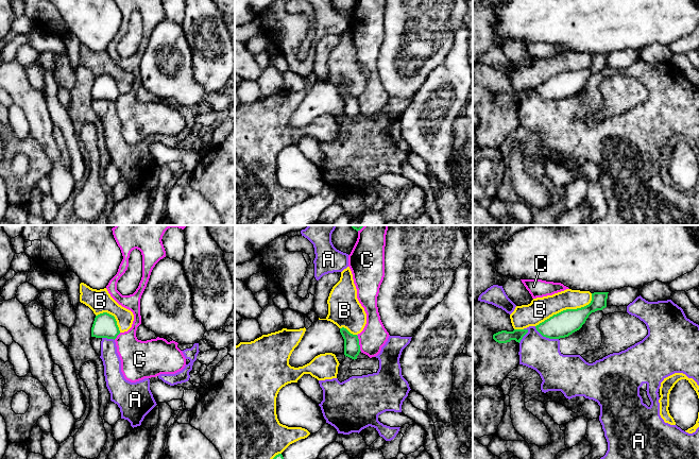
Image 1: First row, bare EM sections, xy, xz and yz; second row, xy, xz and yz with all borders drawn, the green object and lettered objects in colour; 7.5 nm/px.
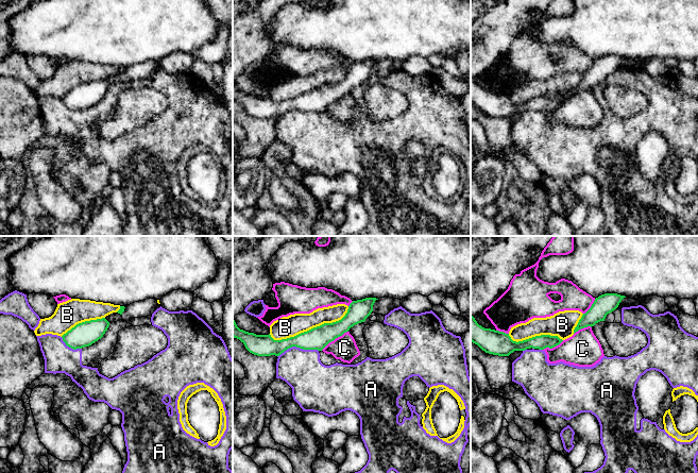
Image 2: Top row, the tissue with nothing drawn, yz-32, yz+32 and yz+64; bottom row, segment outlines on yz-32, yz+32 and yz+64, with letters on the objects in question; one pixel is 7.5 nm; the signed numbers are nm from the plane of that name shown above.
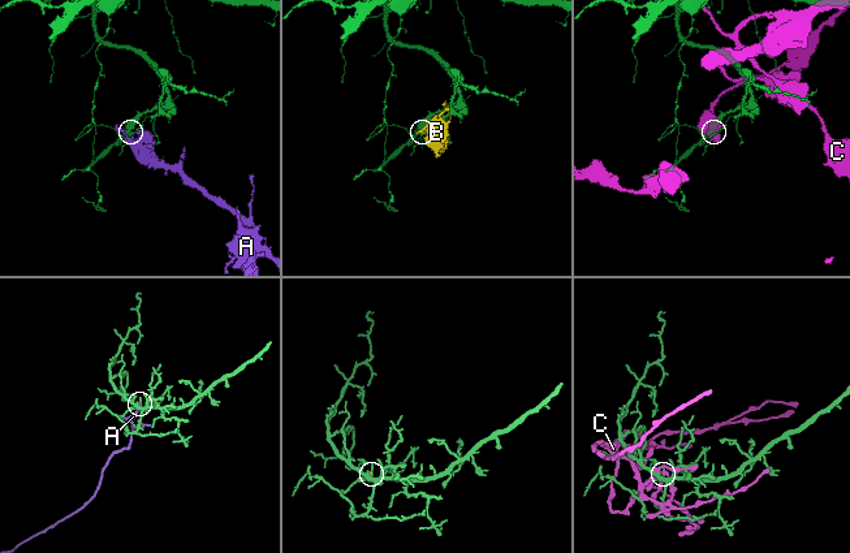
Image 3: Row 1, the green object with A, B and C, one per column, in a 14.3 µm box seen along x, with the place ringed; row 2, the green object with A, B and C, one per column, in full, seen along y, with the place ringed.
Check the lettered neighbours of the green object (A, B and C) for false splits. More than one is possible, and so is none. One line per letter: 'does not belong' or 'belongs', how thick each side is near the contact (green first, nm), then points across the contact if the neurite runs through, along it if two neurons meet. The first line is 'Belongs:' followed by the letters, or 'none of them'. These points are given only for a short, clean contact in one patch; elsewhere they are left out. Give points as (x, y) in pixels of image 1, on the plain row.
Belongs: none of them
A: does not belong | 190/260 nm
B: does not belong | 190/180 nm
C: does not belong | 130/200 nm

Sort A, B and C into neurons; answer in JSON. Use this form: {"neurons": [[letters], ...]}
{"neurons": [["A"], ["B"], ["C"]]}

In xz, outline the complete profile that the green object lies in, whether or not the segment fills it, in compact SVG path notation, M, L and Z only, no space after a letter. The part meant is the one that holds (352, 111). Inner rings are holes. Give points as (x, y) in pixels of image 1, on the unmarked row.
M344 89L340 90L340 95L344 101L344 117L345 117L345 119L347 118L354 122L357 121L357 118L361 114L358 98L351 96Z

